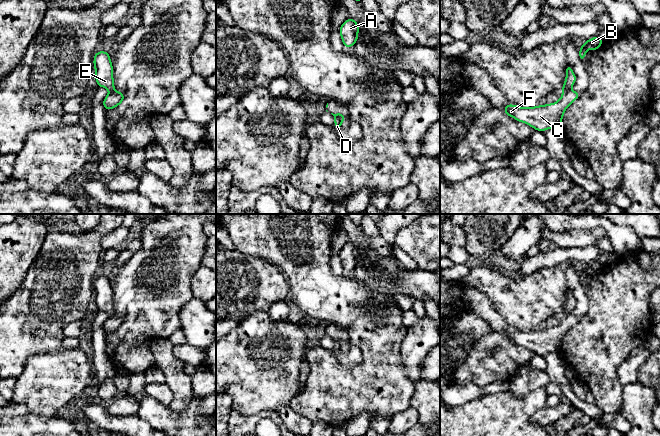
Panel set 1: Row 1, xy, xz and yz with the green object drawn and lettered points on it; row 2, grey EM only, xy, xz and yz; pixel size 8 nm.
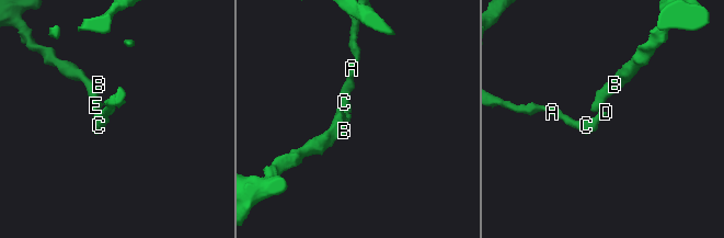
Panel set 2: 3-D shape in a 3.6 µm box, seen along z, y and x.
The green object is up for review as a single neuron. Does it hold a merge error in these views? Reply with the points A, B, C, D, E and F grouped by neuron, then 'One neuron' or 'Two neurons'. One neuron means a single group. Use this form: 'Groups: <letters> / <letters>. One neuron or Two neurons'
Groups: A C D F / B E. Two neurons

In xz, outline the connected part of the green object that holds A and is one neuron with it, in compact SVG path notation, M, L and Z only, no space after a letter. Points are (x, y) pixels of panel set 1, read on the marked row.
M348 18L339 28L339 32L346 48L355 45L358 39L359 27L356 20Z

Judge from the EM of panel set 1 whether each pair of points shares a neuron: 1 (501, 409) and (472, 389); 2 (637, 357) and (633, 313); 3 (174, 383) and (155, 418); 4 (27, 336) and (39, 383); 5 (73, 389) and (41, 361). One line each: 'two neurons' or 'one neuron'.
1: two neurons
2: two neurons
3: two neurons
4: two neurons
5: one neuron

